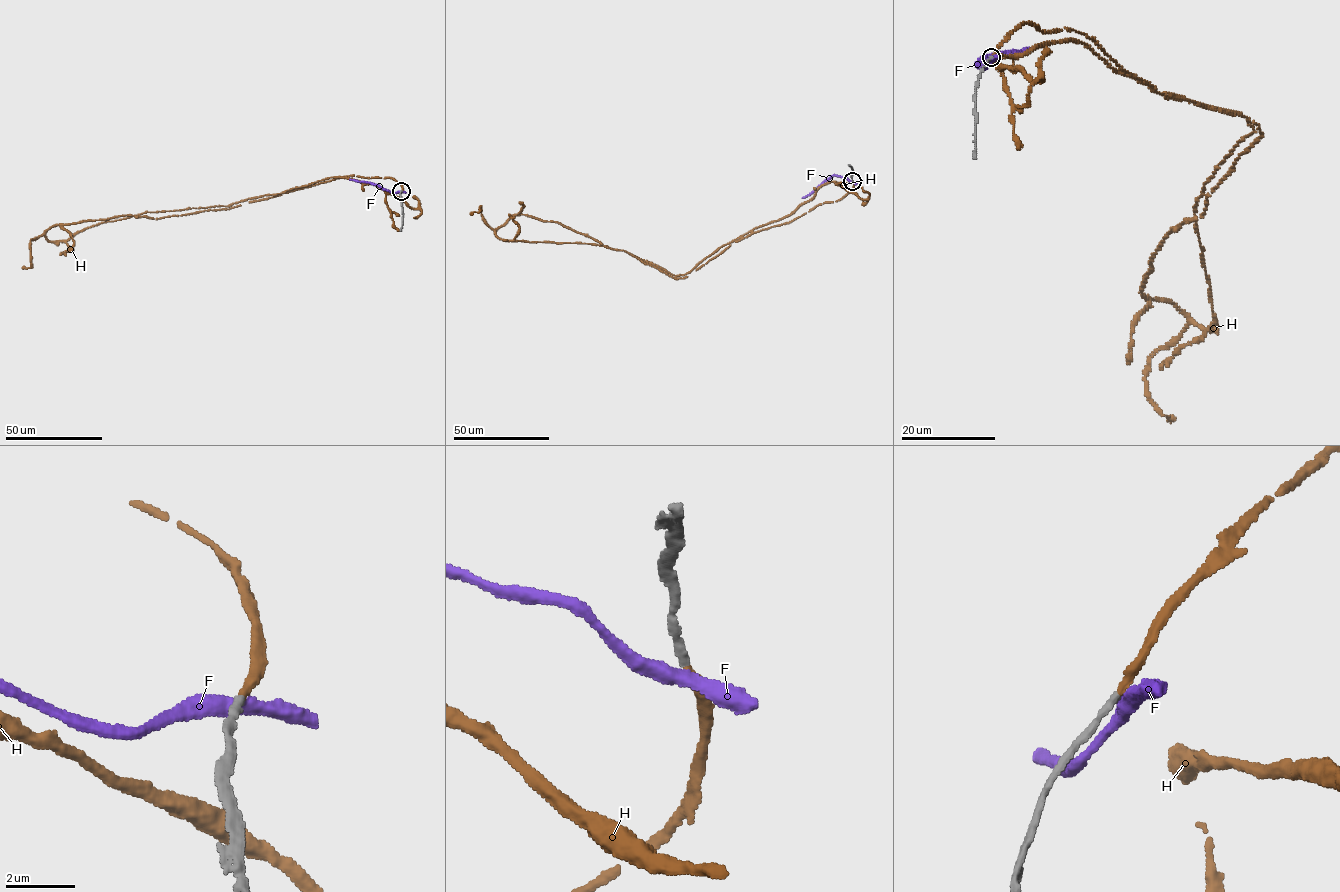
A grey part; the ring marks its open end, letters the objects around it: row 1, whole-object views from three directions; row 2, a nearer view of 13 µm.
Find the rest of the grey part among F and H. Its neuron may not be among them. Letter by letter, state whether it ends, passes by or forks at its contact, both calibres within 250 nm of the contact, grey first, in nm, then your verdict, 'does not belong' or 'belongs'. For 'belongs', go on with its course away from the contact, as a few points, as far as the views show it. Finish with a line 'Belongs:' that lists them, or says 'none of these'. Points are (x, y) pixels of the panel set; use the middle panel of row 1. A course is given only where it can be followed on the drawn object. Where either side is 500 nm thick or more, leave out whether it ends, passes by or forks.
F: it passes by; 220 nm thick on the grey side, 400 nm on the other; does not belong
H: it ends there; 240 nm thick on the grey side, 260 nm on the other; belongs; it runs (852, 181), (842, 198), (731, 241), (674, 276), (606, 246), (500, 239), (495, 230), (525, 214), (625, 251)
Belongs: H

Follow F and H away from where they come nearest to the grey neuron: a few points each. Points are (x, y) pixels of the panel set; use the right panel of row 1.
F: (992, 58), (986, 67), (978, 65), (996, 54), (1033, 48)
H: (992, 58), (1025, 23), (1073, 29), (1164, 96), (1247, 119), (1196, 200), (1205, 329), (1141, 290), (1208, 194)

